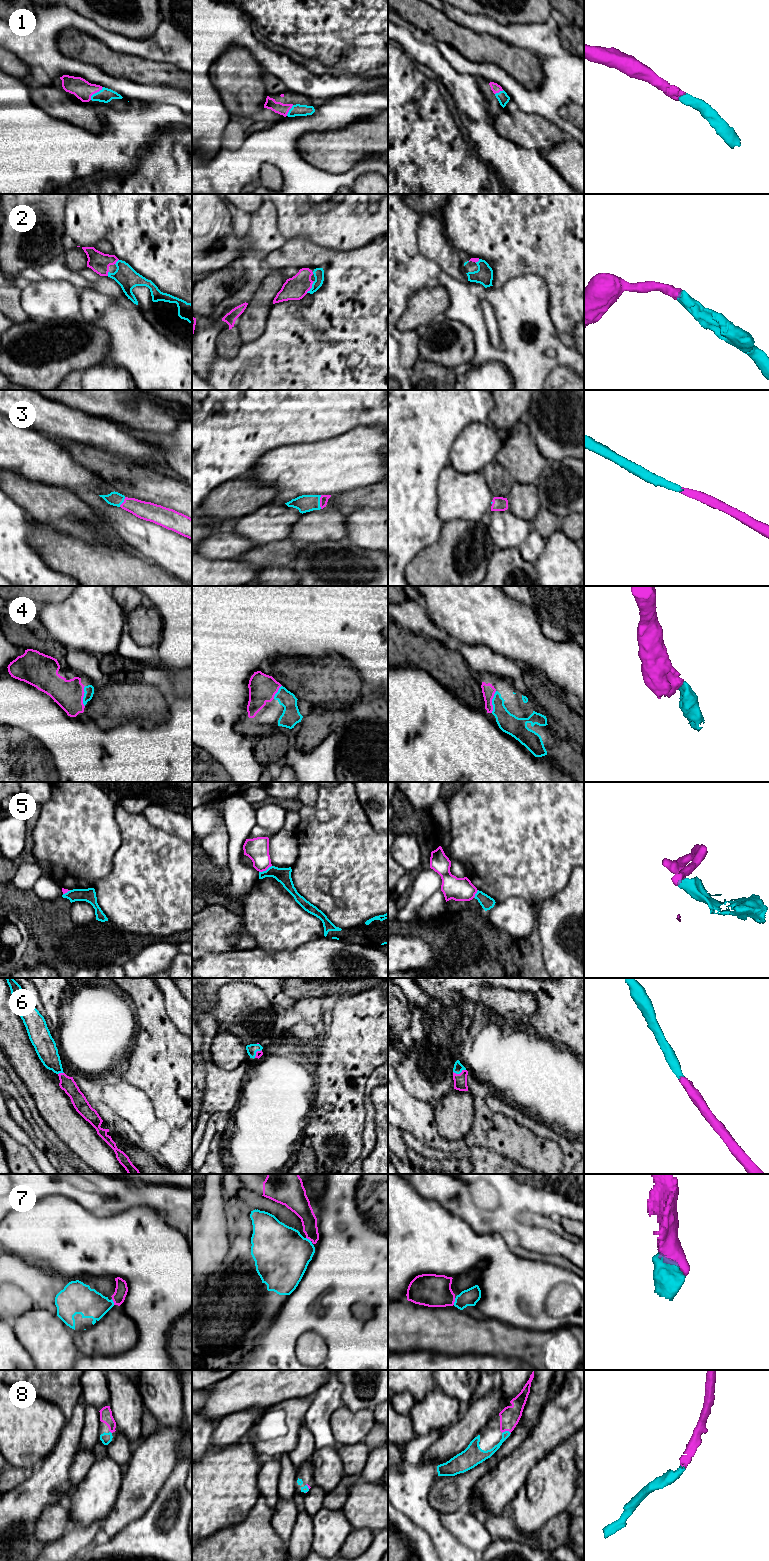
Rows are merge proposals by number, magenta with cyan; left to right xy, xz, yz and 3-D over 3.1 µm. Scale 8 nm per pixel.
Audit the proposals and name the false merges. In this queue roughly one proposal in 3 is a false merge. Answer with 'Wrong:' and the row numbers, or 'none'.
Wrong: 5

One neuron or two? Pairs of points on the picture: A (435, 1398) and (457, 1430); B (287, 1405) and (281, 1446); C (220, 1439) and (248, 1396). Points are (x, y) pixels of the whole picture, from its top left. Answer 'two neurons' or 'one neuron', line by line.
A: two neurons
B: one neuron
C: two neurons

